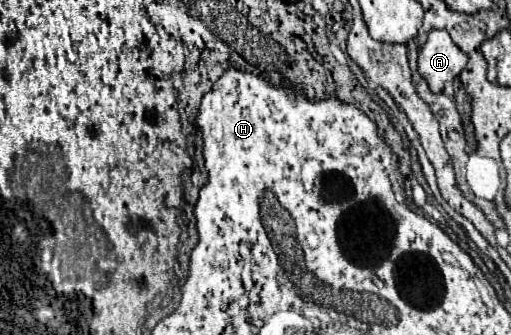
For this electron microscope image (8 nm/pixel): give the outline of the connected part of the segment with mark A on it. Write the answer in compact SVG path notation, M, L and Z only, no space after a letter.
M431 31L427 37L427 43L421 47L419 51L419 59L417 59L417 69L419 75L427 81L431 93L441 93L445 83L451 83L467 65L467 55L451 41L447 31Z

